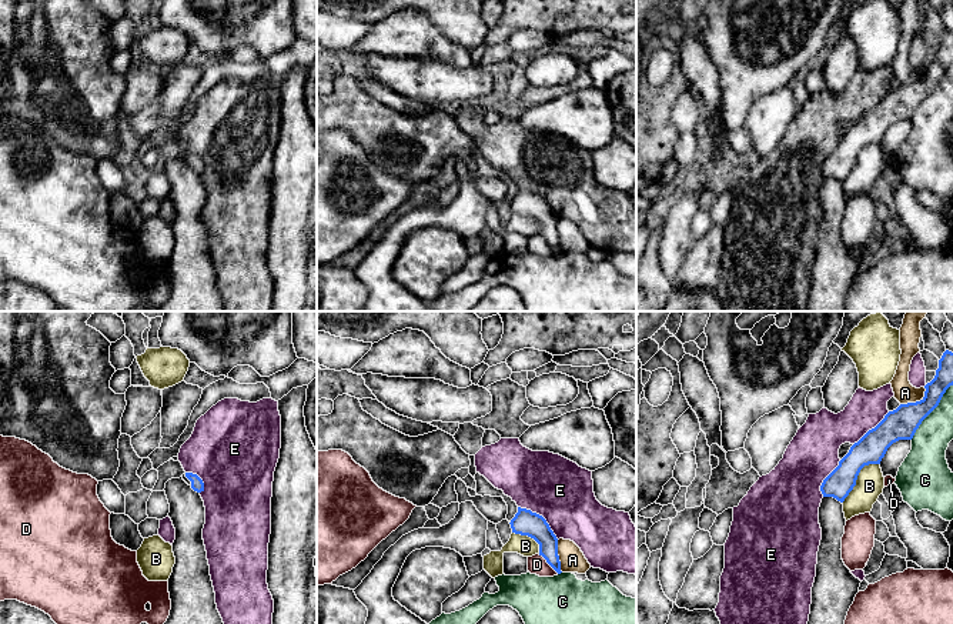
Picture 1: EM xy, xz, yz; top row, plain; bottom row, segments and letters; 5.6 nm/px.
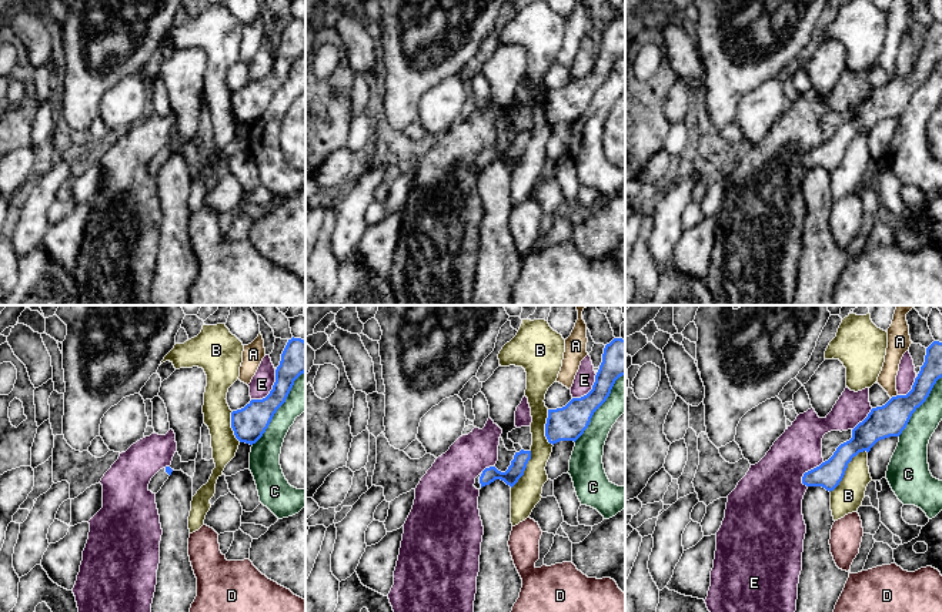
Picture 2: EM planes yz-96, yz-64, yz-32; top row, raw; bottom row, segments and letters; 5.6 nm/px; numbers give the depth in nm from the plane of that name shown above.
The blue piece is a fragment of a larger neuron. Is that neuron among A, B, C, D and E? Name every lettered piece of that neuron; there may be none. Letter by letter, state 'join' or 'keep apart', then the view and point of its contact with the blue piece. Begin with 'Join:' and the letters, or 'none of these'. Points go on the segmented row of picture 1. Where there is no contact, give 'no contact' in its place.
Join: none of these
A: keep apart; meets blue in yz at (916, 401)
B: keep apart; meets blue in yz at (856, 477)
C: keep apart; meets blue in yz at (932, 410)
D: keep apart; meets blue in xz at (548, 563)
E: keep apart; meets blue in xz at (541, 516)

